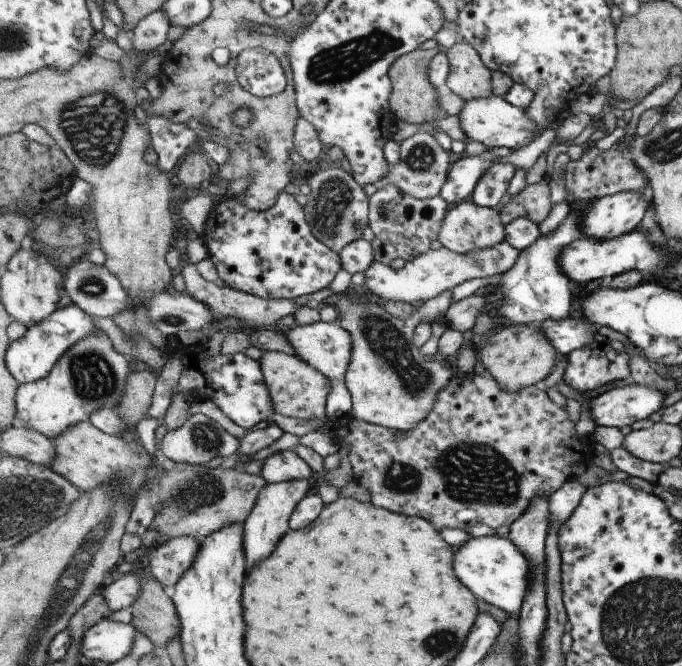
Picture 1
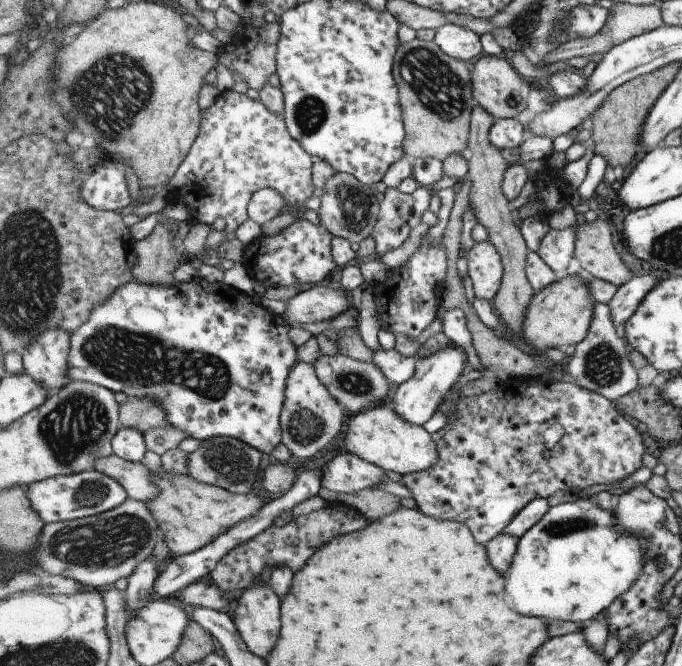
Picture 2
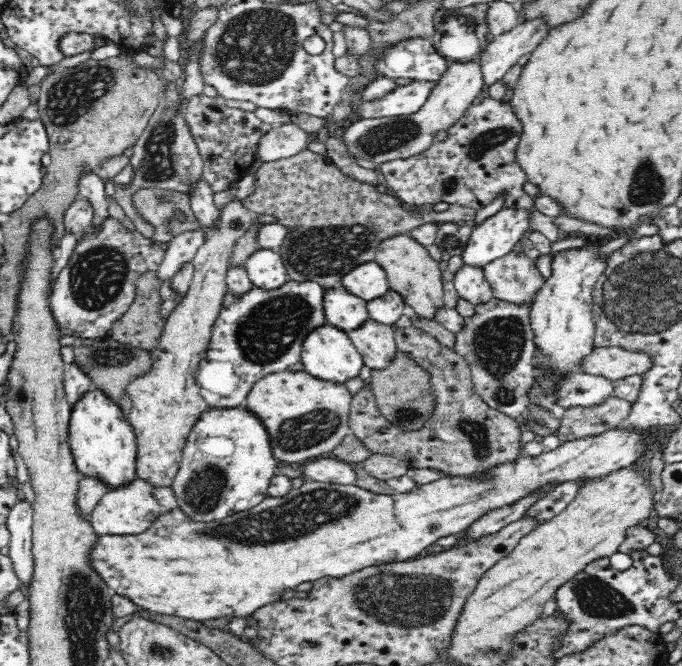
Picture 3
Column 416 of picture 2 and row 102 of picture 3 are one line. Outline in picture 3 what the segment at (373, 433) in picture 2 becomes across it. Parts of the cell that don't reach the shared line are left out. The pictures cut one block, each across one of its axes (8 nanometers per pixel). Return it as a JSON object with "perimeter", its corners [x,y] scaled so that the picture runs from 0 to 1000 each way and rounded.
{"perimeter":[[[698,89],[661,93],[657,105],[641,122],[625,153],[601,171],[526,177],[510,192],[493,197],[496,210],[504,216],[513,240],[543,240],[551,248],[579,240],[595,240],[619,231],[636,216],[645,195],[657,195],[680,174],[692,152],[711,131],[704,96]]]}

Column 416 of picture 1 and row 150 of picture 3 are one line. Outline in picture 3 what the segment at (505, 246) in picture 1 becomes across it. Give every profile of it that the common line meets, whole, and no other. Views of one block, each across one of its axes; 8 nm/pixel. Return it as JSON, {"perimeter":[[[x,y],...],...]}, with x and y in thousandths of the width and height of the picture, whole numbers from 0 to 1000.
{"perimeter":[[[416,185],[384,204],[378,216],[378,234],[386,243],[425,237],[449,225],[456,212],[453,200],[443,195],[437,186]]]}

